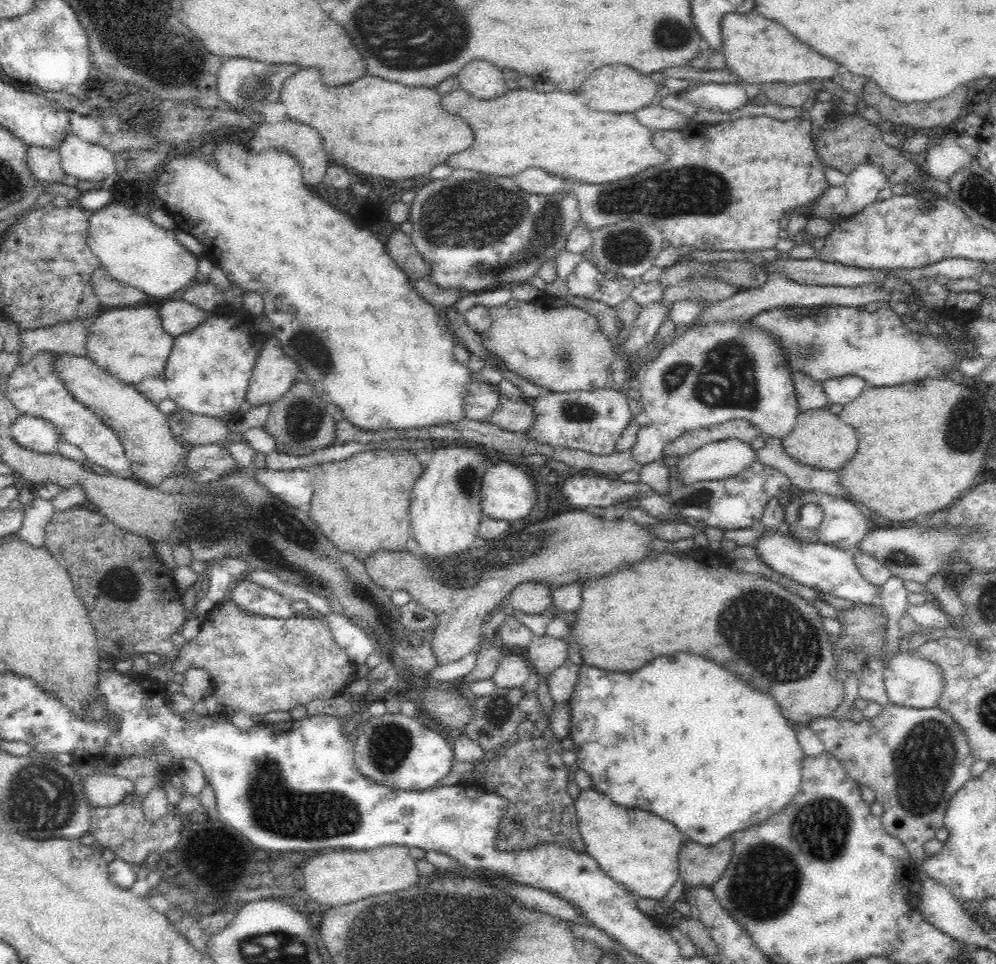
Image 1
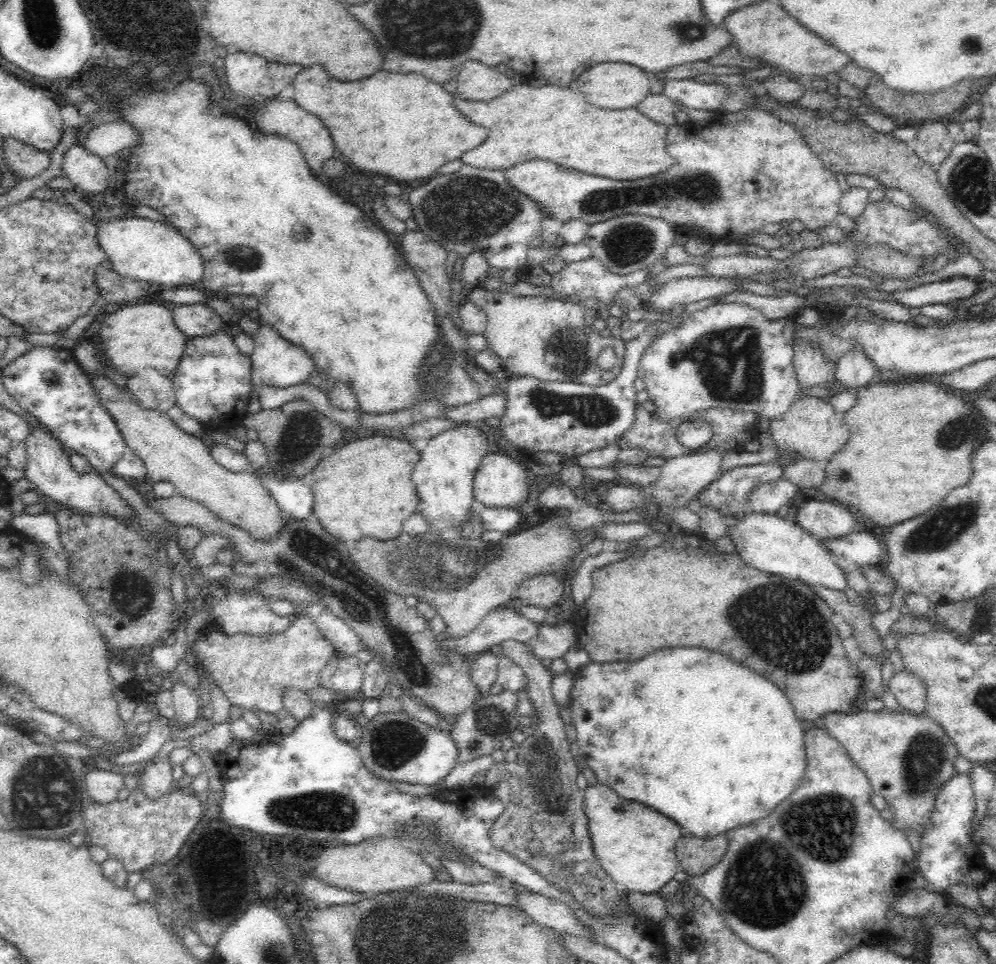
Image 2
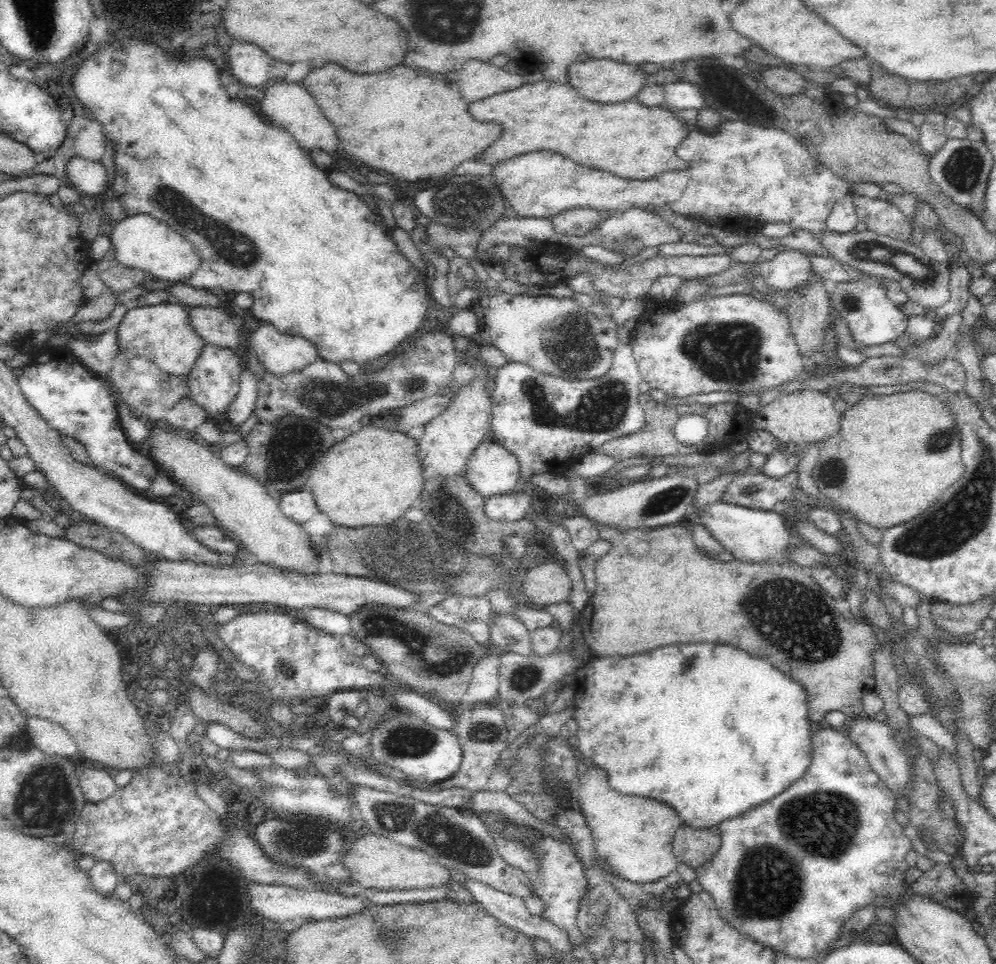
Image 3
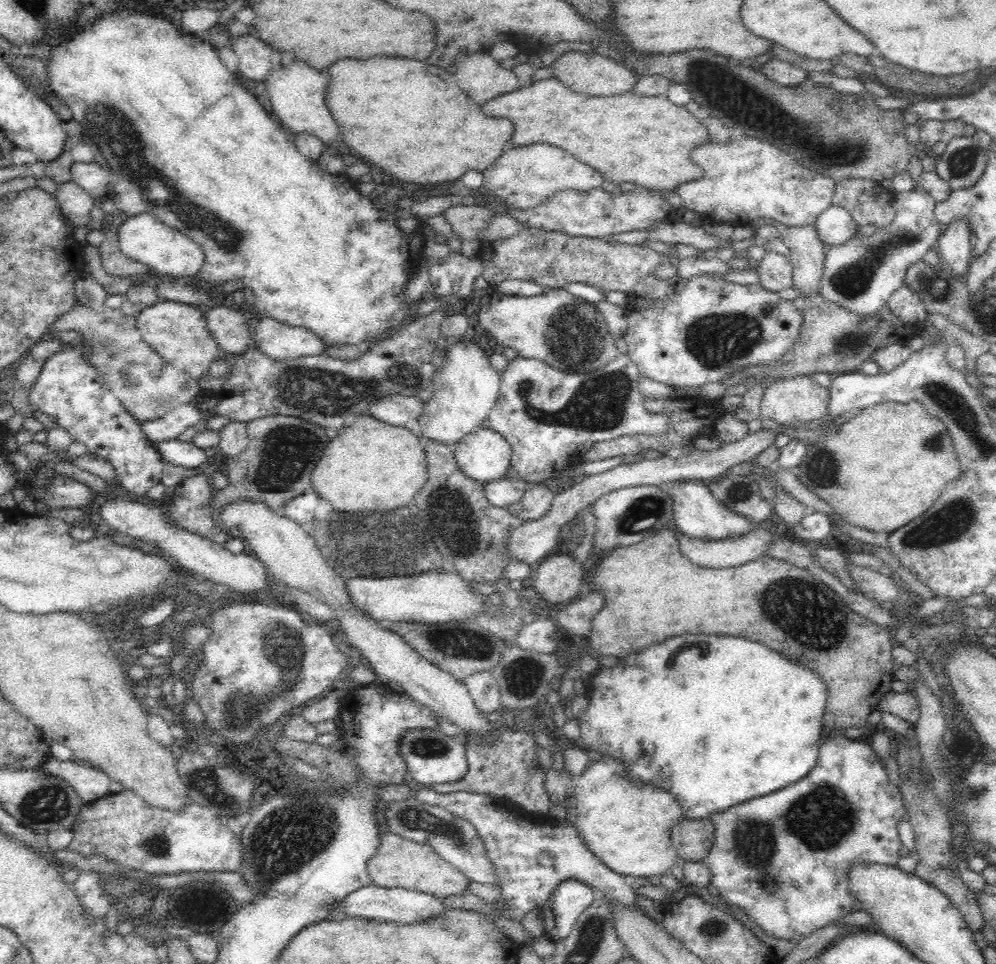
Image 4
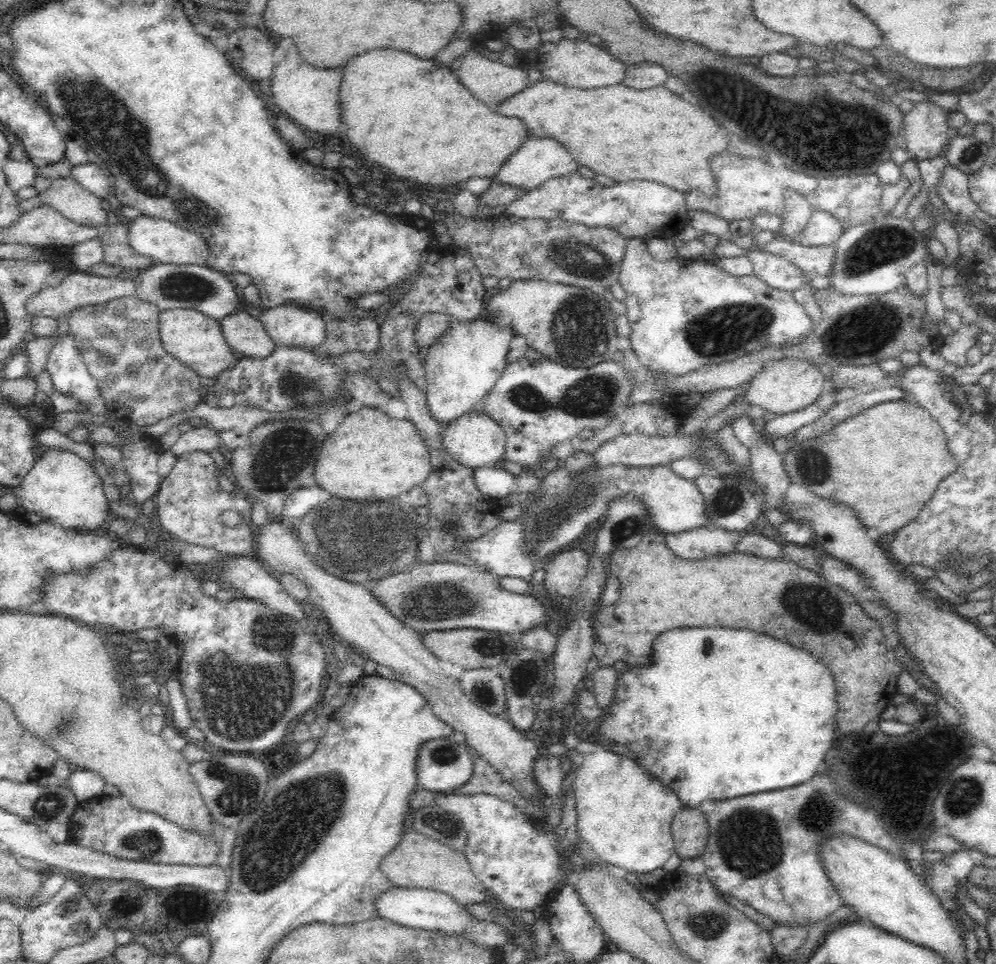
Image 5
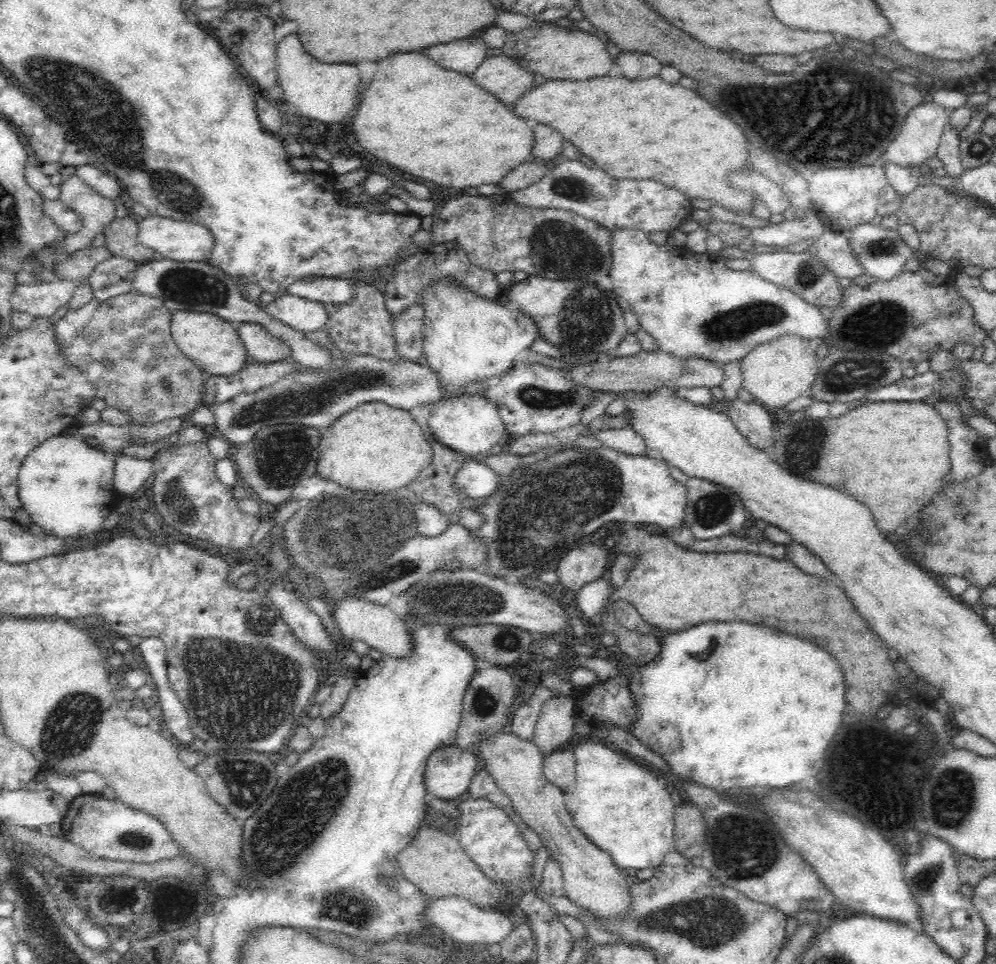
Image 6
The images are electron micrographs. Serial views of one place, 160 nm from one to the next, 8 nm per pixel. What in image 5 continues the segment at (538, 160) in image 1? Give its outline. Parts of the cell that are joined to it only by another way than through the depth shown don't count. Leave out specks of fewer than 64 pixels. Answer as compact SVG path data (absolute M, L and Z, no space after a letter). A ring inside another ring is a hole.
M543 78L514 96L502 100L496 106L498 108L493 110L500 112L502 116L516 117L524 121L528 136L548 137L561 142L580 166L588 166L594 172L604 174L618 183L640 178L668 184L668 187L683 193L695 188L710 196L716 194L716 180L710 172L708 158L712 154L724 152L728 138L720 132L716 120L708 112L698 110L690 102L668 92L665 85L650 90L632 90L623 83L579 89Z

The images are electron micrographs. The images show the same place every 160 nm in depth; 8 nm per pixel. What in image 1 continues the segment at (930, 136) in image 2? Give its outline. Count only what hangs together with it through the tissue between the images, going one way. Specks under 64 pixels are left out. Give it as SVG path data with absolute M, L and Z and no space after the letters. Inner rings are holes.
M954 135L938 136L926 151L924 169L934 178L948 182L959 170L971 165L971 156L957 143Z

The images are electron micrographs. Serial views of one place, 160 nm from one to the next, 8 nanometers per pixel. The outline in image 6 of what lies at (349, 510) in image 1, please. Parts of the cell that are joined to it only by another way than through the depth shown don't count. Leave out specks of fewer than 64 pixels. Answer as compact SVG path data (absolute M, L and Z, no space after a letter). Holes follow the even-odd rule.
M383 402L360 404L336 419L327 430L320 432L324 434L318 446L317 476L322 478L316 480L322 483L324 490L321 492L327 494L340 486L364 492L398 490L417 480L433 458L431 446L415 418L408 411Z

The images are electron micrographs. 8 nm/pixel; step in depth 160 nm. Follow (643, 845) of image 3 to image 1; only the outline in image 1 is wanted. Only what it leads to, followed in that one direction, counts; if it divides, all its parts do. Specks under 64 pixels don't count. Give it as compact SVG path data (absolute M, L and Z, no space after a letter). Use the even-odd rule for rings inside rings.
M593 788L581 790L578 797L574 799L573 806L576 809L579 831L586 846L585 852L596 859L609 878L622 884L636 898L659 901L670 892L679 878L680 847L687 840L672 823L668 824L666 820L654 814L650 816L650 812L644 810L616 806L612 804L612 799L596 792Z

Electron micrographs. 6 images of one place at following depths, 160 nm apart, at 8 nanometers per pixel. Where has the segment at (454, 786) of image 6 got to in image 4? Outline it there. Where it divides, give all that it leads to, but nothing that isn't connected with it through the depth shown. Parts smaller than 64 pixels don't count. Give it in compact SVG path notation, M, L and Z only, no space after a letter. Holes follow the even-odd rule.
M412 728L412 730L406 730L400 738L398 738L398 753L404 757L404 764L406 765L407 772L410 772L410 776L423 785L444 784L448 782L454 782L460 780L466 770L468 770L467 756L465 753L465 742L463 739L446 736L439 728Z

